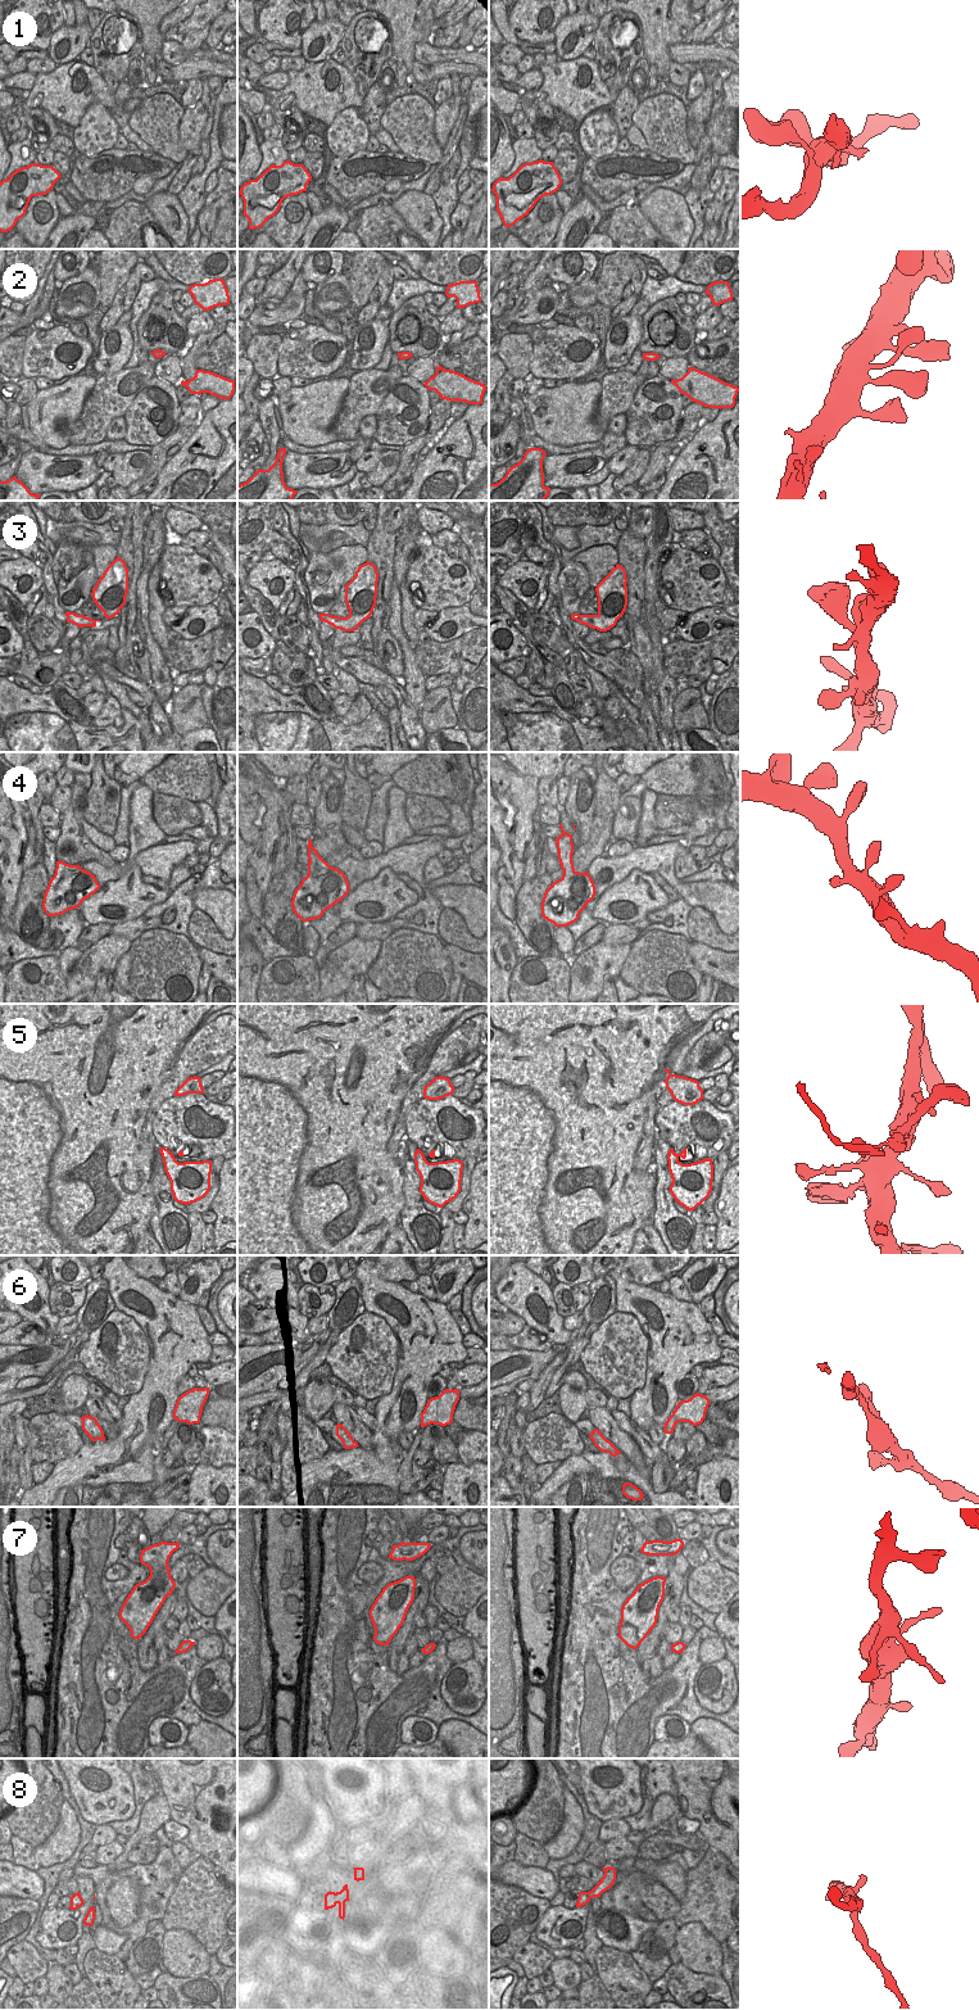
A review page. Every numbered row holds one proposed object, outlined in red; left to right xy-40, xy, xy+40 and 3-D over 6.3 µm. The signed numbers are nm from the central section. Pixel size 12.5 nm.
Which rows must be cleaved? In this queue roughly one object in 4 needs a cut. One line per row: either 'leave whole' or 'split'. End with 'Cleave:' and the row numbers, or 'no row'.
1: leave whole
2: leave whole
3: leave whole
4: leave whole
5: split
6: leave whole
7: leave whole
8: split
Cleave: 5, 8

